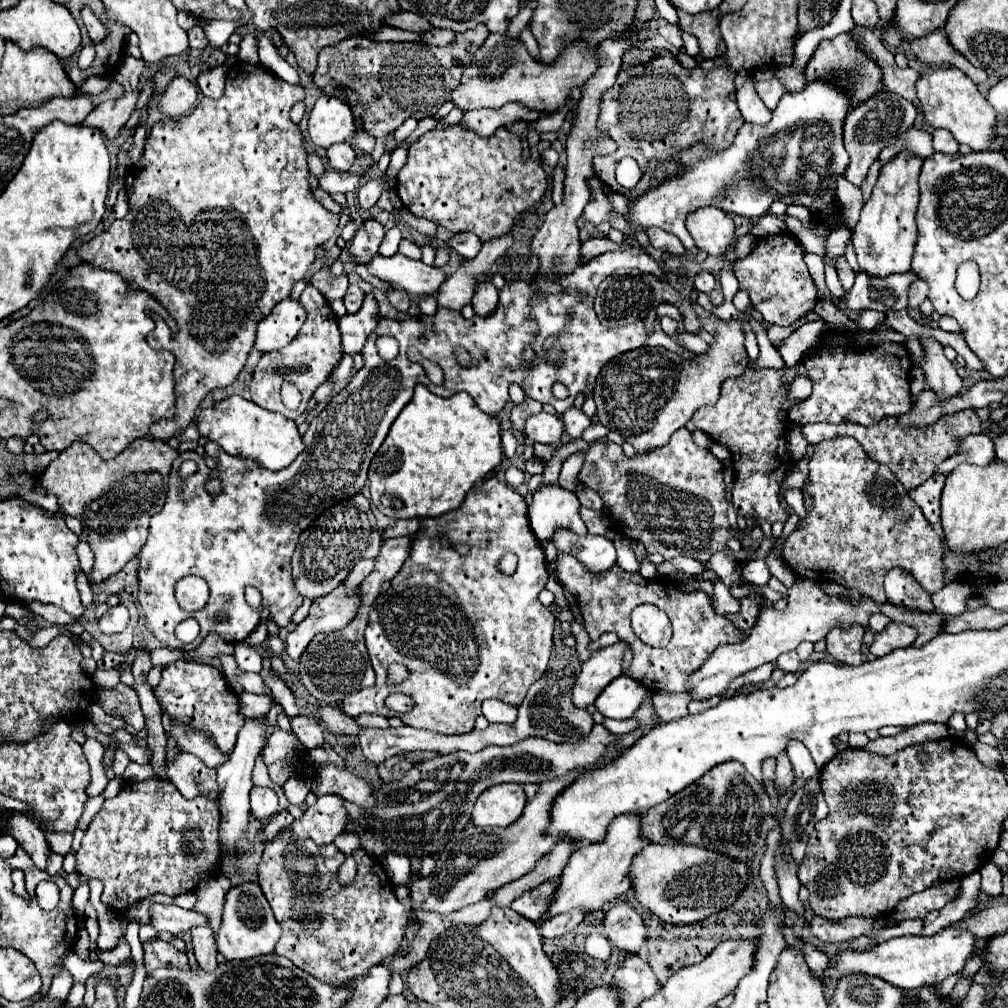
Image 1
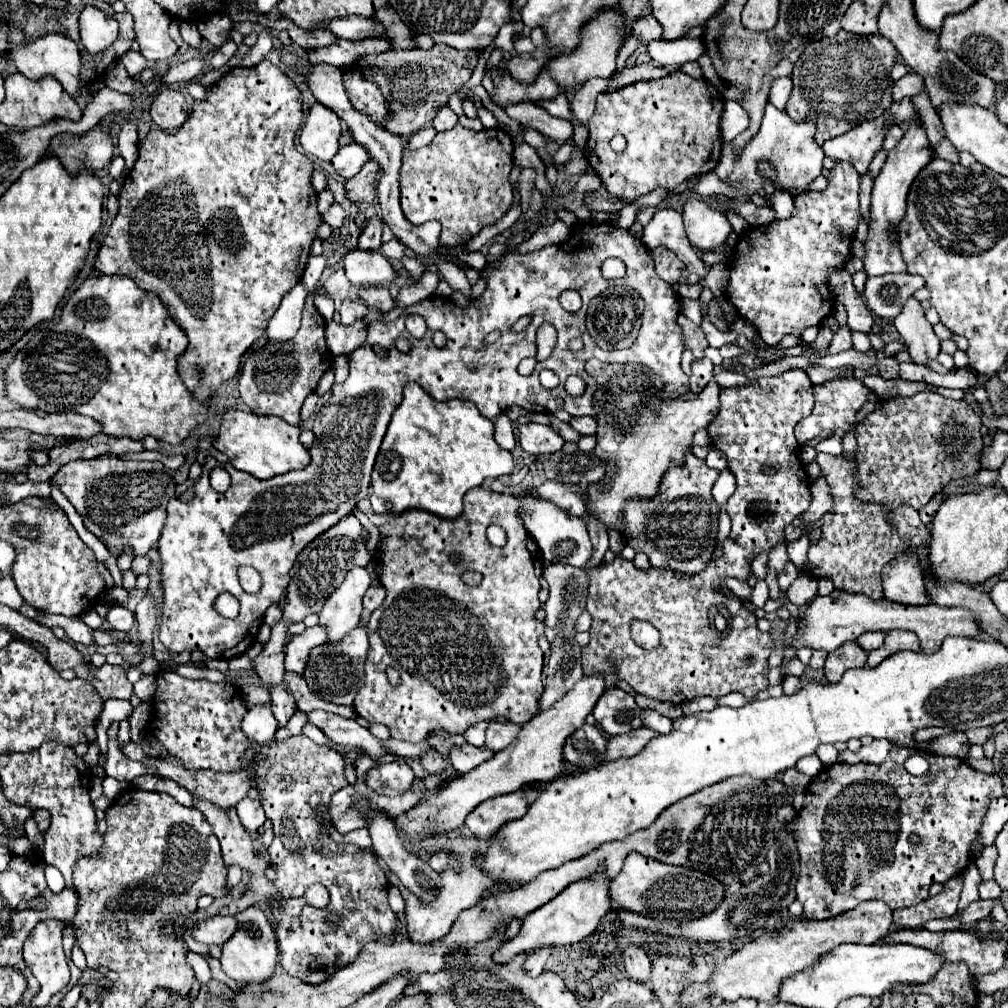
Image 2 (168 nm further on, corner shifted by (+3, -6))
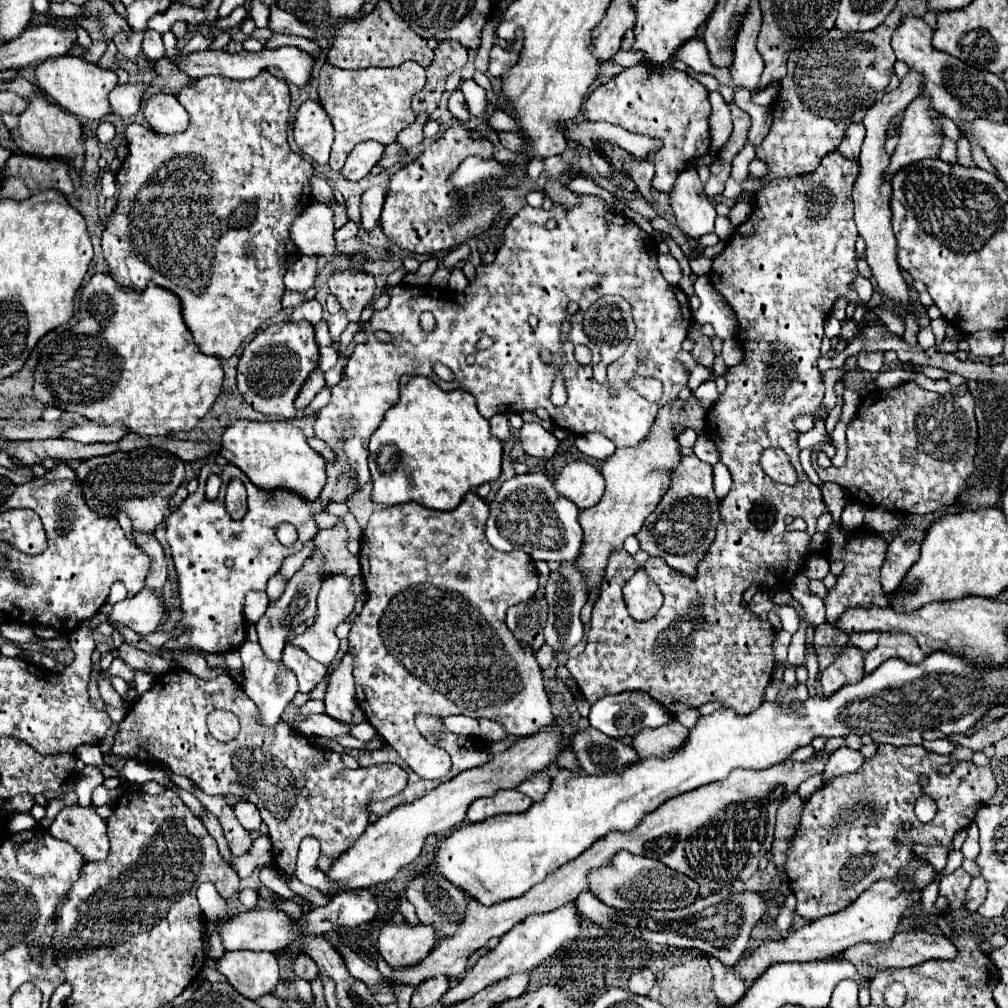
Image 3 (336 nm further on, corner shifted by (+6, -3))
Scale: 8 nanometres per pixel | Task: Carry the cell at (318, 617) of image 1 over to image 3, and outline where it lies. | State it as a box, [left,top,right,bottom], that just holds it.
[282,643,326,693]

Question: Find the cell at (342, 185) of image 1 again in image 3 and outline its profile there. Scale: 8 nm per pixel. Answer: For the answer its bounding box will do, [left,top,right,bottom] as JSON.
[378,143,404,169]

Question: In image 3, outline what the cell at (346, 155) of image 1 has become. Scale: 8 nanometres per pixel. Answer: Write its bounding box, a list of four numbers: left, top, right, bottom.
[340,141,384,181]

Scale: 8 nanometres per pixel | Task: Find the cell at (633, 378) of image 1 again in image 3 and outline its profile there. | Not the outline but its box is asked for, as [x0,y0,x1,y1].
[574,399,706,589]

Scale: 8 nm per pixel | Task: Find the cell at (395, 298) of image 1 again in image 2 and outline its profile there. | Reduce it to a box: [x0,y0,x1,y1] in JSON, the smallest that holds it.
[357,286,395,312]

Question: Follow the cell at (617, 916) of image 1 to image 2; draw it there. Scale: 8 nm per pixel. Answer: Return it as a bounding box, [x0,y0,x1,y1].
[623,946,651,982]

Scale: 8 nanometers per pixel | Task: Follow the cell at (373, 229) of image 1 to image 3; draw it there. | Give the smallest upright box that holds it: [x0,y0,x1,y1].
[362,187,386,231]

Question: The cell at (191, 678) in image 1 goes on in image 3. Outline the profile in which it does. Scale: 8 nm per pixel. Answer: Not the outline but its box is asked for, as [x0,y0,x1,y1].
[112,667,408,881]

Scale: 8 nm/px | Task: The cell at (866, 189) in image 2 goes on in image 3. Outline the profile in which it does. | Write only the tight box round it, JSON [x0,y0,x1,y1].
[852,71,930,329]

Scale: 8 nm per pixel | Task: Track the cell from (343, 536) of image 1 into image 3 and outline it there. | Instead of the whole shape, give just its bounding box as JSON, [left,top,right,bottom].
[256,549,326,663]

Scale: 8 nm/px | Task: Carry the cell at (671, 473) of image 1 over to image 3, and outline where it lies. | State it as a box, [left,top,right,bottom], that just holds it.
[636,455,718,575]

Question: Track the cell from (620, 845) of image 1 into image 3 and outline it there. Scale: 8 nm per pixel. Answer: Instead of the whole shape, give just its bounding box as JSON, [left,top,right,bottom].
[444,901,582,1005]

